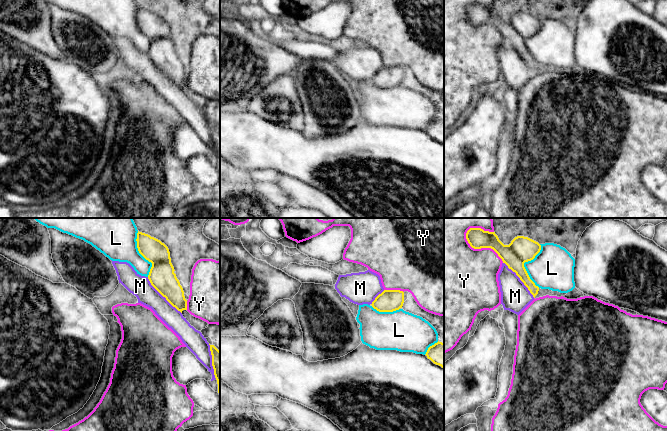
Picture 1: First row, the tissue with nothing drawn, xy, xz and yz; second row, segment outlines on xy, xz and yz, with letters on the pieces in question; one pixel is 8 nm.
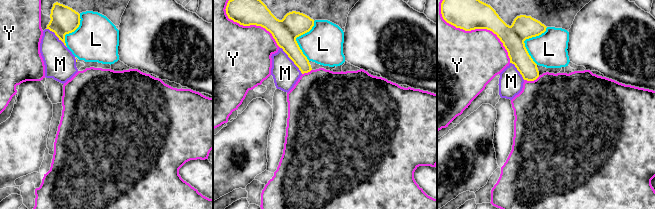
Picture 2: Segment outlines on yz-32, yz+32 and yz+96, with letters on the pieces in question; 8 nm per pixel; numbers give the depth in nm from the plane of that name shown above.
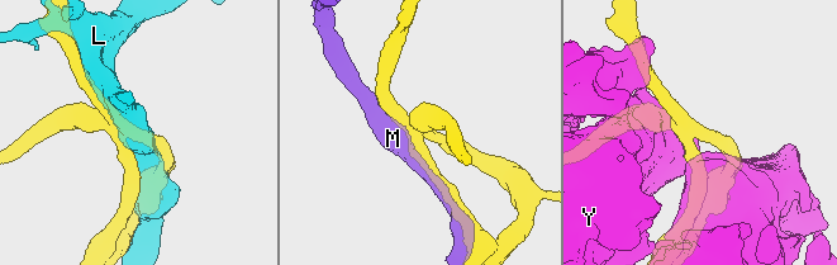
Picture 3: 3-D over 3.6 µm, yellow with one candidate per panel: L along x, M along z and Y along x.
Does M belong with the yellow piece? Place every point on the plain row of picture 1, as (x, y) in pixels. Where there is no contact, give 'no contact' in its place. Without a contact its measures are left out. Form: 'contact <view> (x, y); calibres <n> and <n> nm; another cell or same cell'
contact xy (163, 72); calibres 200 and 170 nm; same cell

